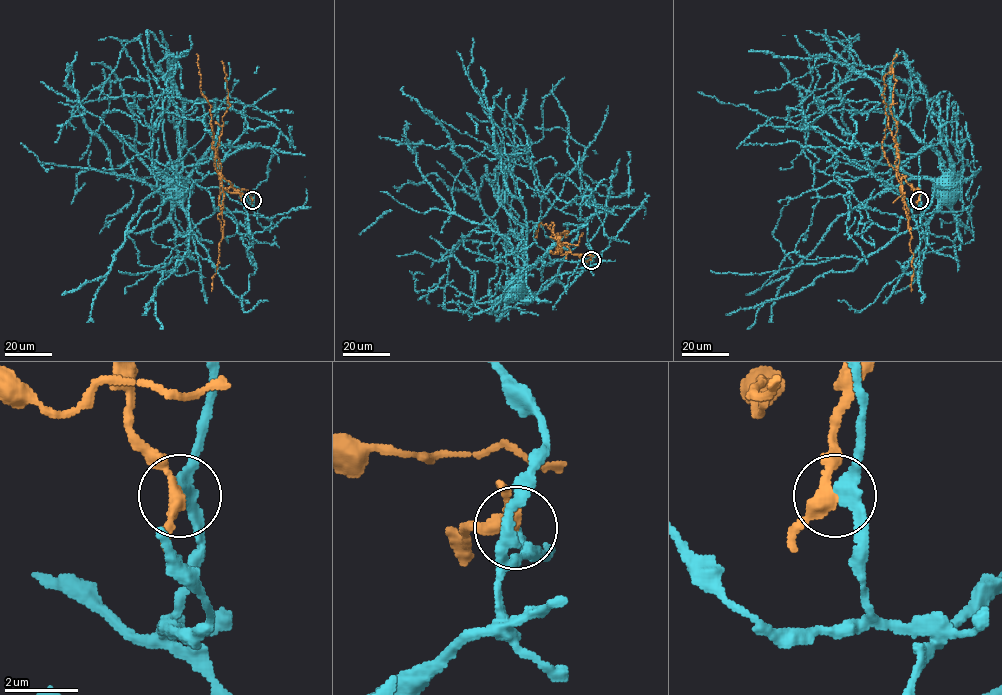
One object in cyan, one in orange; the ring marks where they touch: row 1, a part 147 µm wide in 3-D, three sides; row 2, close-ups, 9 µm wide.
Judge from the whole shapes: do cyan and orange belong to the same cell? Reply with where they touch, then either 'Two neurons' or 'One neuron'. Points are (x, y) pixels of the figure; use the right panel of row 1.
Place: (919, 200). Two neurons

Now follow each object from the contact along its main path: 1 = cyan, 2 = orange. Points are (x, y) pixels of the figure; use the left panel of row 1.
1: (252, 199), (250, 209), (217, 187), (200, 187), (179, 158), (165, 173), (166, 189), (172, 193)
2: (252, 200), (248, 191), (234, 189), (217, 172), (218, 158), (212, 146), (211, 105), (200, 88), (196, 54)

